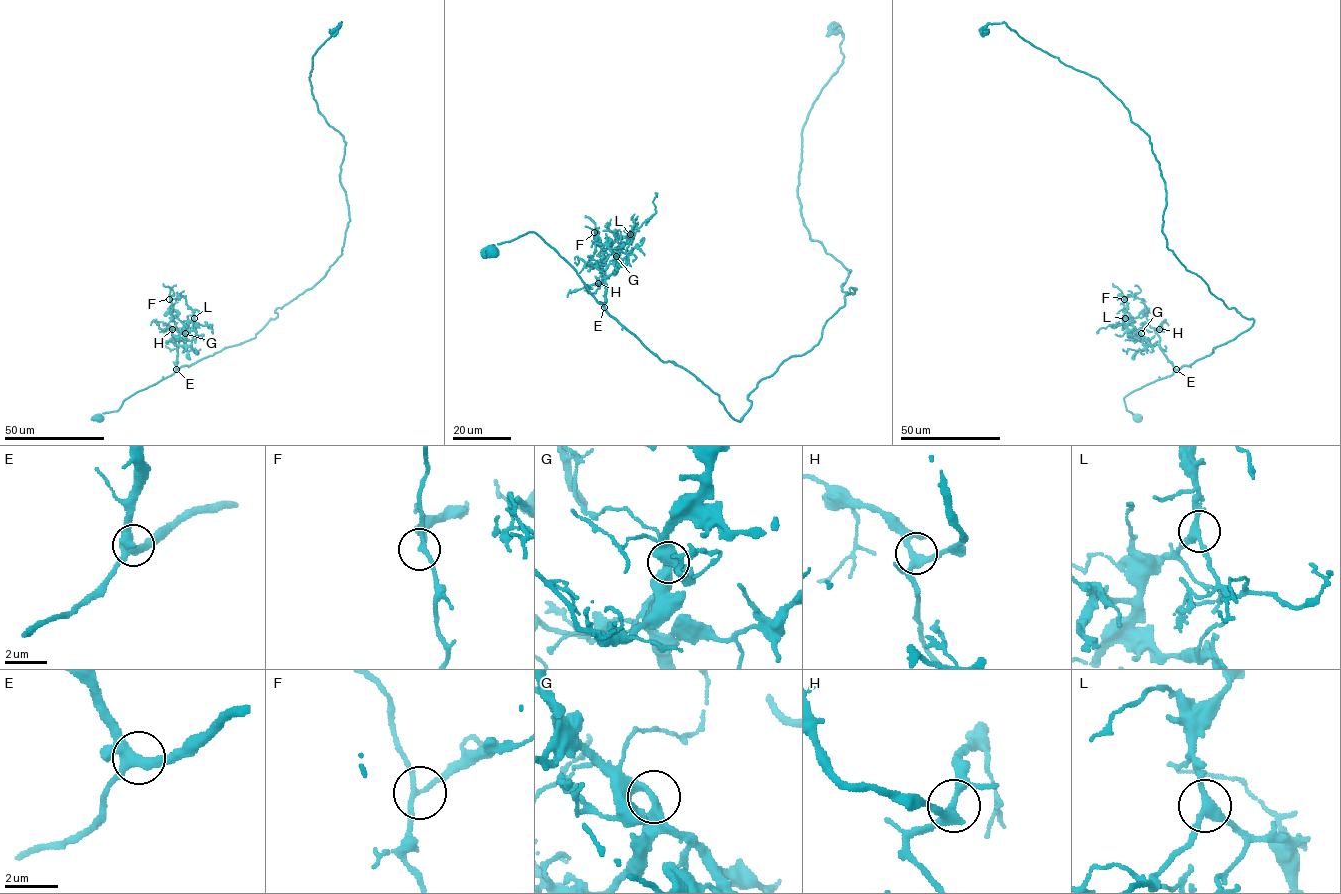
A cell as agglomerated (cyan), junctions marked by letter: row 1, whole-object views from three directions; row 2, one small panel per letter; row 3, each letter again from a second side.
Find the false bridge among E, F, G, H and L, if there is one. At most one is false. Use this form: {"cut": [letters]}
{"cut": []}

